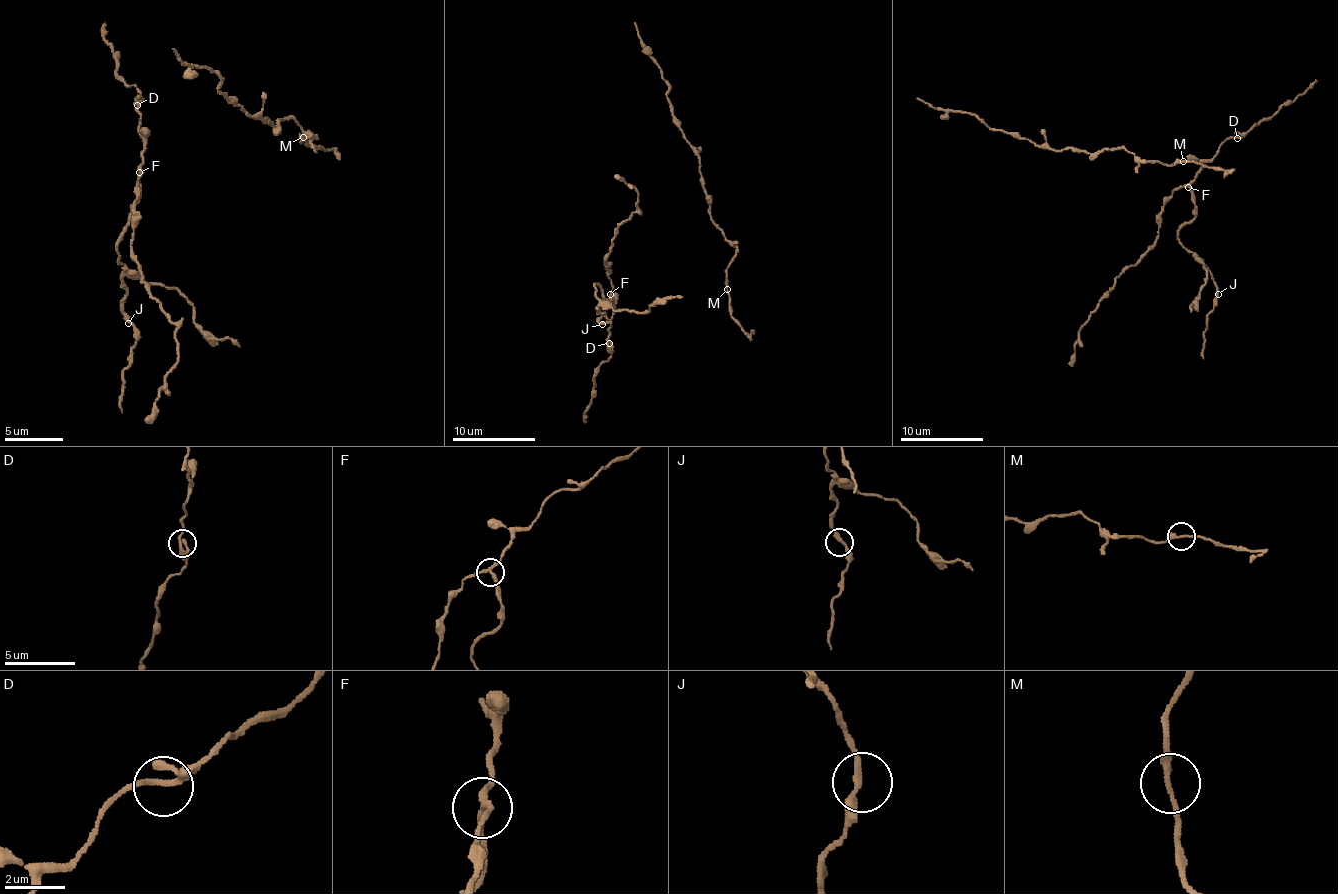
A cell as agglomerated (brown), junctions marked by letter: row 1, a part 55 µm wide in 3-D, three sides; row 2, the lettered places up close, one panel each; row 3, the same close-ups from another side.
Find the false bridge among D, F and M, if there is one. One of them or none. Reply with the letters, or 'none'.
F

